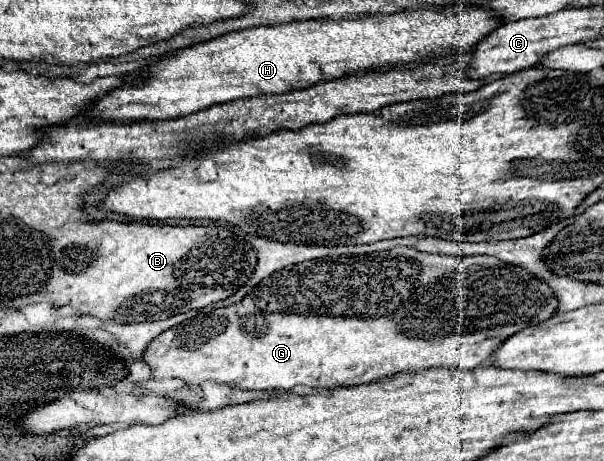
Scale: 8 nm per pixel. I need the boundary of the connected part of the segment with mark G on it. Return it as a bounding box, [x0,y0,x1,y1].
[141,241,557,393]

